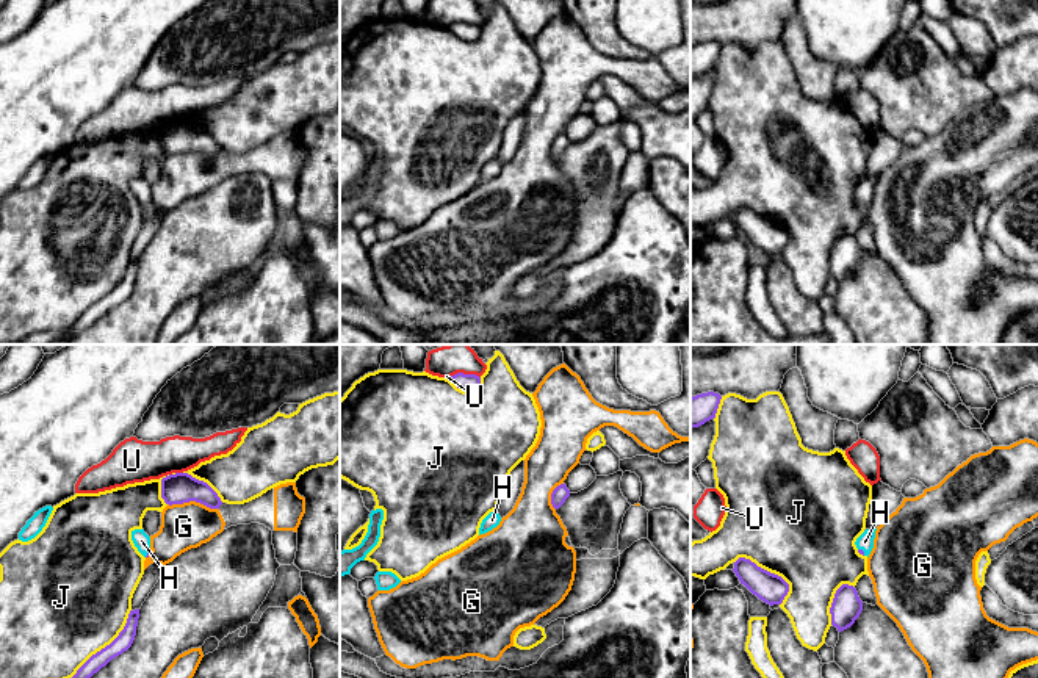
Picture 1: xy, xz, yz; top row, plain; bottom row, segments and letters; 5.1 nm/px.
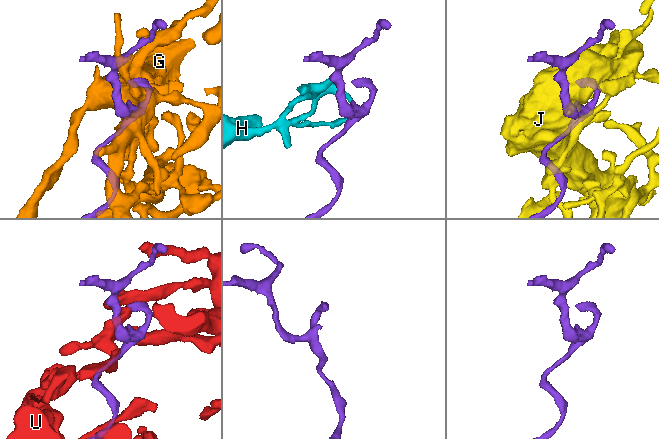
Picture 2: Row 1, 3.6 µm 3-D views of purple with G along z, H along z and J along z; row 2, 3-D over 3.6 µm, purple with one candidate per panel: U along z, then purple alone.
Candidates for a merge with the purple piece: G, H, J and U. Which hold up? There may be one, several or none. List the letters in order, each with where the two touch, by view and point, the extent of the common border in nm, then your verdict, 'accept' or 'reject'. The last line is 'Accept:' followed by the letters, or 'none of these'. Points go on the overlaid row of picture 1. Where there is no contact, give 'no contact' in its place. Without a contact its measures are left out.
G: xy (193, 500) | 260 nm | reject
H: yz (863, 551) | 50 nm | accept
J: xy (107, 645) | 460 nm | reject
U: xz (462, 373) | 170 nm | reject
Accept: H

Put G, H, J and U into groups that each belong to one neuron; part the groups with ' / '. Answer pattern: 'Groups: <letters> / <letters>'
Groups: G / H / J / U

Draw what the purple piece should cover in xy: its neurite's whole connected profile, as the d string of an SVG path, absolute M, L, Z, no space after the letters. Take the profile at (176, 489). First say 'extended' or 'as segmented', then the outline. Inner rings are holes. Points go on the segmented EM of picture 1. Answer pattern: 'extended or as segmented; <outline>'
as segmented; M175 473L161 479L161 498L166 504L200 503L210 509L222 504L218 493L204 481L188 473Z

